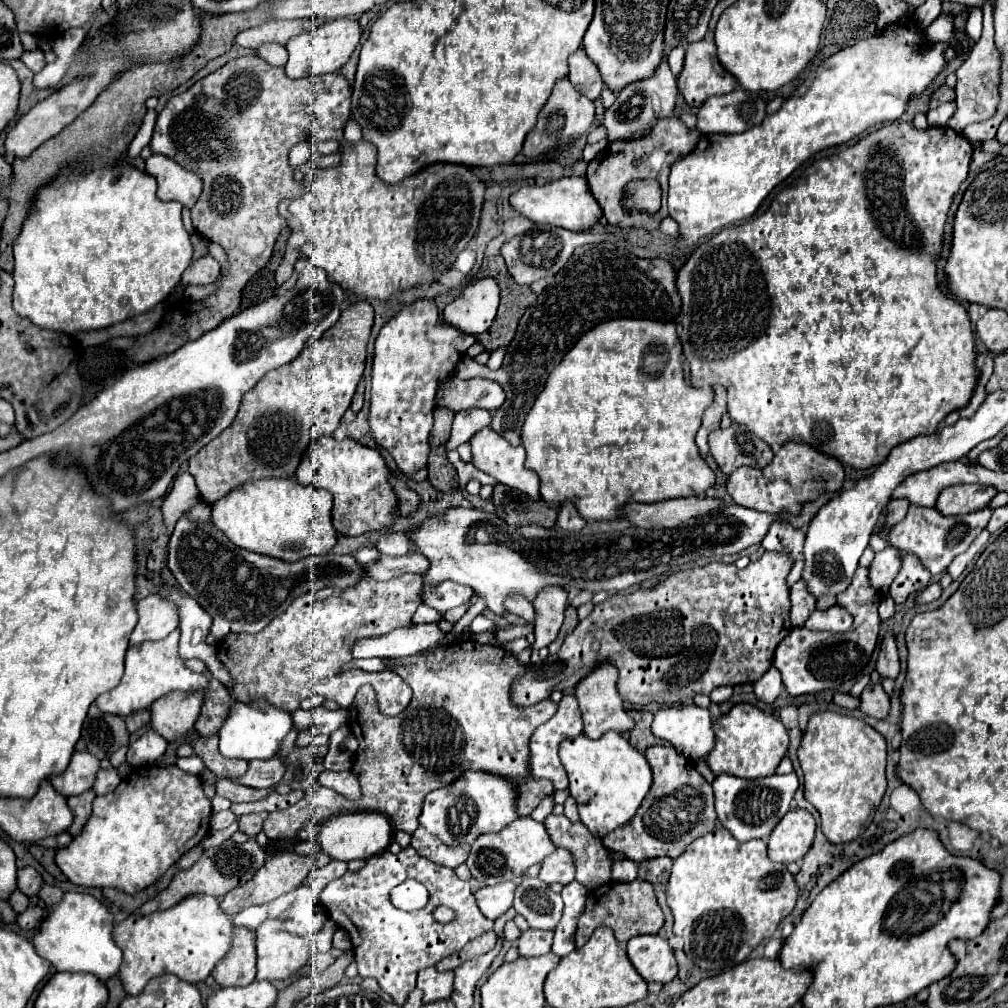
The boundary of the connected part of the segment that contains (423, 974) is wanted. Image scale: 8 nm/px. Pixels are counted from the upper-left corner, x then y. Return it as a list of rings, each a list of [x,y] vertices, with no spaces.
[[[425,968],[419,972],[417,988],[423,990],[423,1004],[449,998],[453,992],[453,972],[441,974],[435,968]]]

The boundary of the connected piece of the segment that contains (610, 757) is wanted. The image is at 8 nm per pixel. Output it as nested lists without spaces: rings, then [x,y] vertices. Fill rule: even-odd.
[[[607,732],[599,740],[589,740],[585,734],[565,740],[559,748],[559,758],[569,774],[569,790],[577,802],[581,822],[599,838],[625,826],[637,814],[653,784],[645,756],[617,732]]]

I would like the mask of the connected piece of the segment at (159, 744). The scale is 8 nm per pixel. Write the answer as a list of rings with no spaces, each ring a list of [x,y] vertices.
[[[147,730],[129,746],[127,762],[133,768],[155,764],[165,754],[165,748],[167,748],[167,742],[153,730]]]

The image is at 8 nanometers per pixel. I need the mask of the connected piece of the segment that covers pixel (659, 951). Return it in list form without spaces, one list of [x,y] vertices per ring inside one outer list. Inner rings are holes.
[[[659,934],[637,936],[629,940],[627,954],[645,982],[667,984],[677,976],[677,962],[673,950]]]

